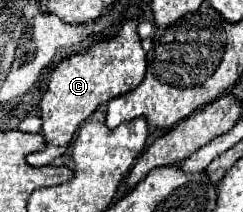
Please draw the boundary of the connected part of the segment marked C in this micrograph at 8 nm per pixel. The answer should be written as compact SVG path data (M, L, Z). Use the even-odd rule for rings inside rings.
M135 19L125 21L123 27L113 37L89 47L87 51L71 55L69 59L59 63L57 69L51 73L49 87L41 99L43 137L47 141L47 147L39 153L27 155L27 163L35 167L51 165L53 159L61 157L67 151L79 125L99 105L135 89L143 81L145 71L147 71L147 57L145 57L145 49L141 47Z

